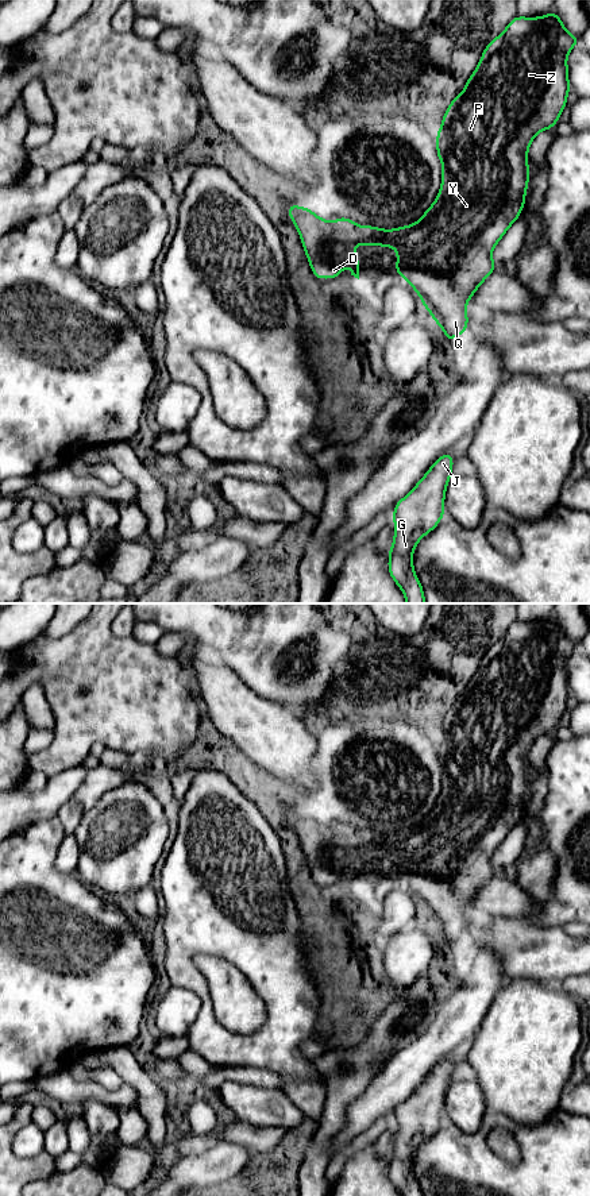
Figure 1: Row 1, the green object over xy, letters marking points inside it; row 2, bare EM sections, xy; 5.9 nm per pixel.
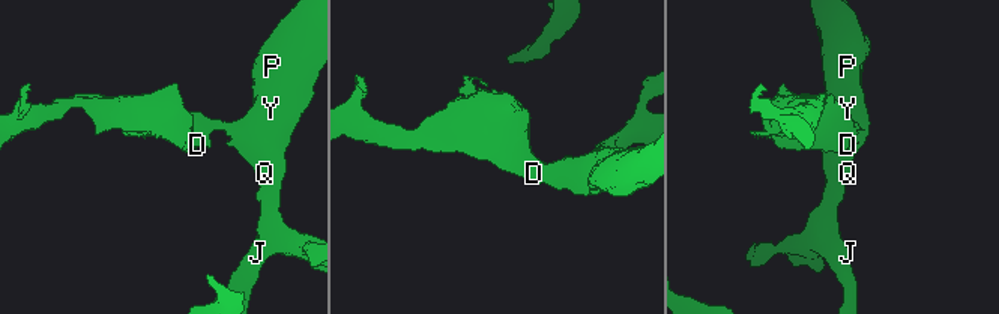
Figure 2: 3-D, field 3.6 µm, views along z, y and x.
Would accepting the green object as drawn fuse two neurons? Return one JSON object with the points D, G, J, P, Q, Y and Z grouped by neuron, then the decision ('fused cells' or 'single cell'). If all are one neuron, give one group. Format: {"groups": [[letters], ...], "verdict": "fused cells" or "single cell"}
{"groups": [["D", "G", "J", "P", "Q", "Y", "Z"]], "verdict": "single cell"}

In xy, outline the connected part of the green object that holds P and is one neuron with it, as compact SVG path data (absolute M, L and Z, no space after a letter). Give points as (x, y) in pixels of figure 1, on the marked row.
M552 11L540 18L516 16L486 46L463 92L451 101L441 119L441 127L436 135L436 157L443 163L441 188L435 202L417 223L390 231L373 225L362 228L344 216L327 221L317 217L311 208L289 205L289 217L300 234L313 275L319 281L335 279L347 263L351 275L359 279L359 258L354 252L356 244L393 247L397 250L396 274L405 278L414 289L424 308L444 331L446 340L450 343L458 335L466 333L468 323L466 305L482 282L497 269L491 251L524 209L529 181L528 148L539 132L558 123L567 104L567 94L571 90L567 55L579 39L564 28L560 18Z

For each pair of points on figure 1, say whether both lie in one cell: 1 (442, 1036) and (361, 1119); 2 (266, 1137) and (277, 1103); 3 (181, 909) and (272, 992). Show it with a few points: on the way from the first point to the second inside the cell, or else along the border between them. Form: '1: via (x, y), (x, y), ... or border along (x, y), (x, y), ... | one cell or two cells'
1: via (421, 1056), (378, 1099) | one cell
2: border along (239, 1119), (255, 1126), (281, 1126), (285, 1130) | two cells
3: via (205, 917), (257, 968) | one cell

